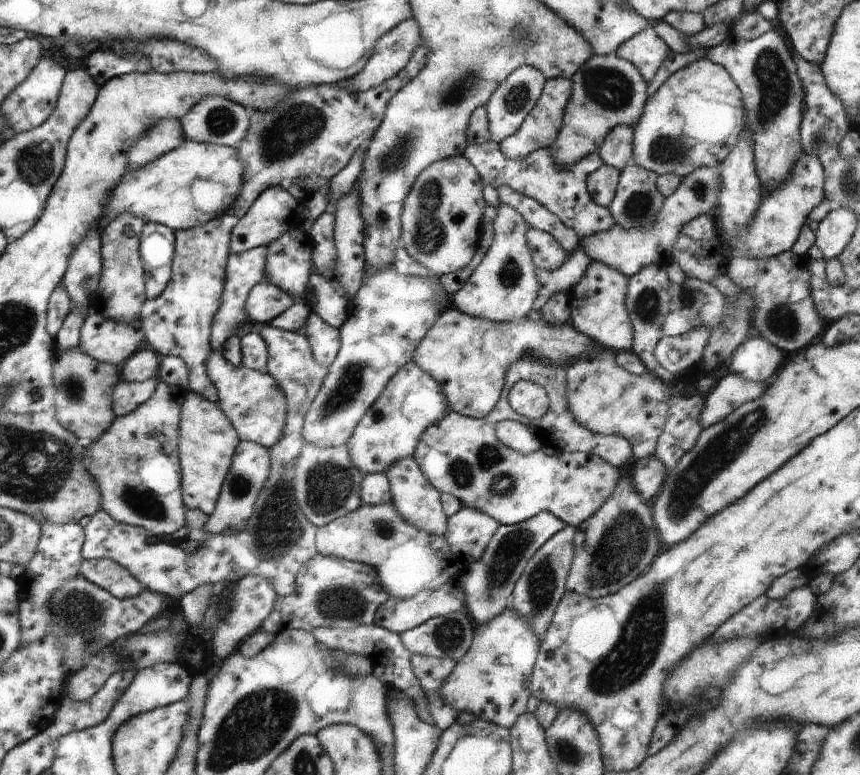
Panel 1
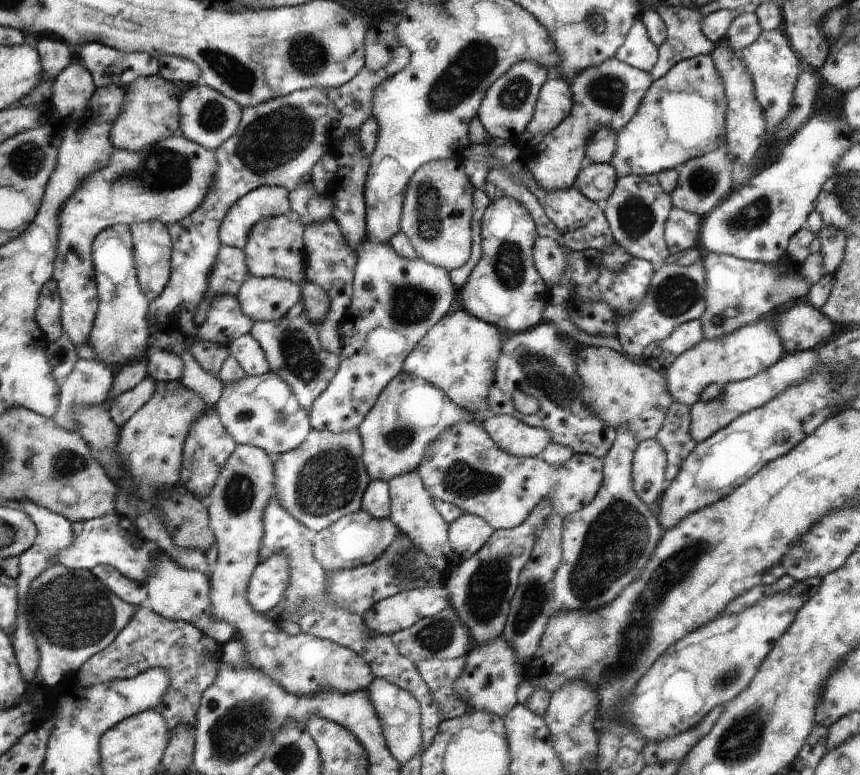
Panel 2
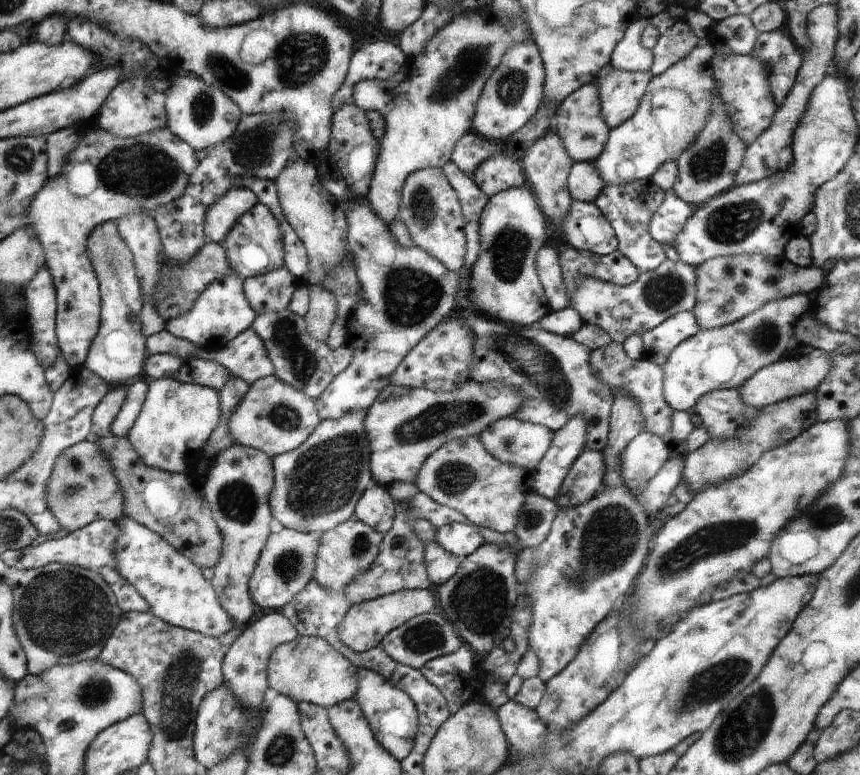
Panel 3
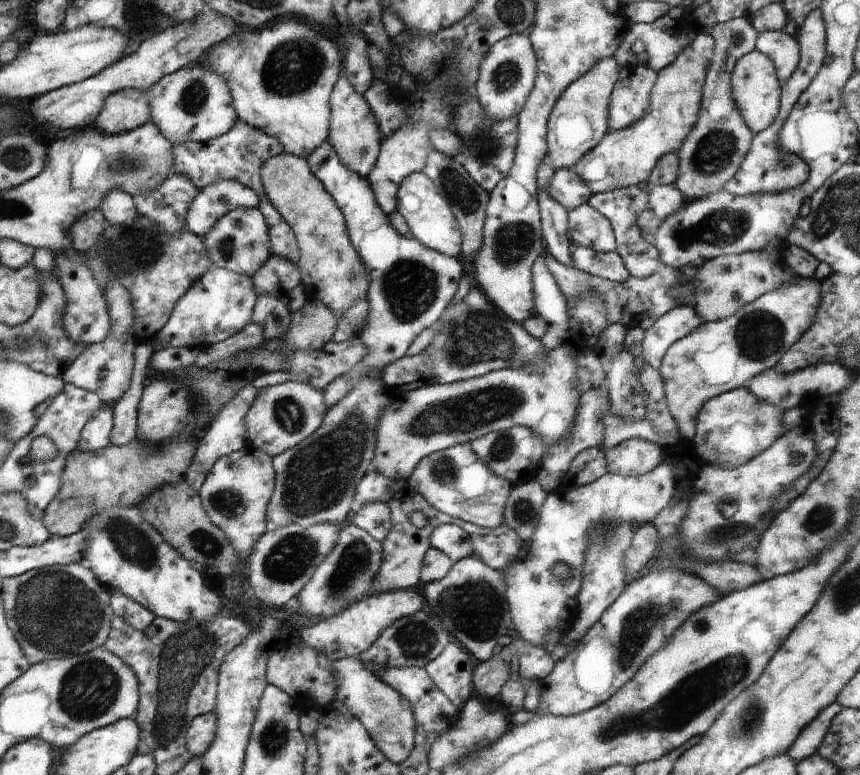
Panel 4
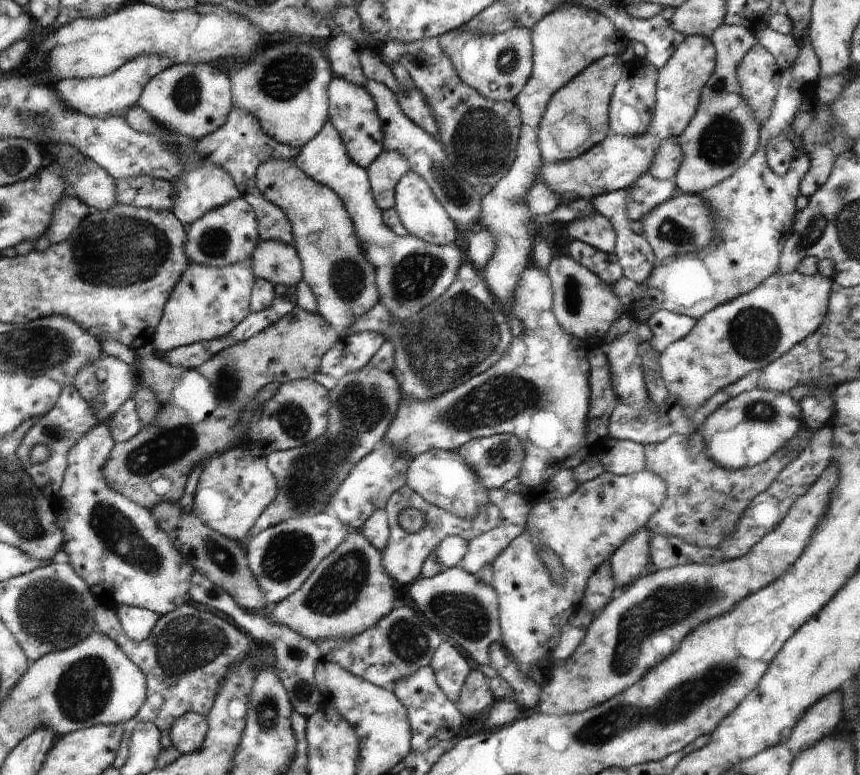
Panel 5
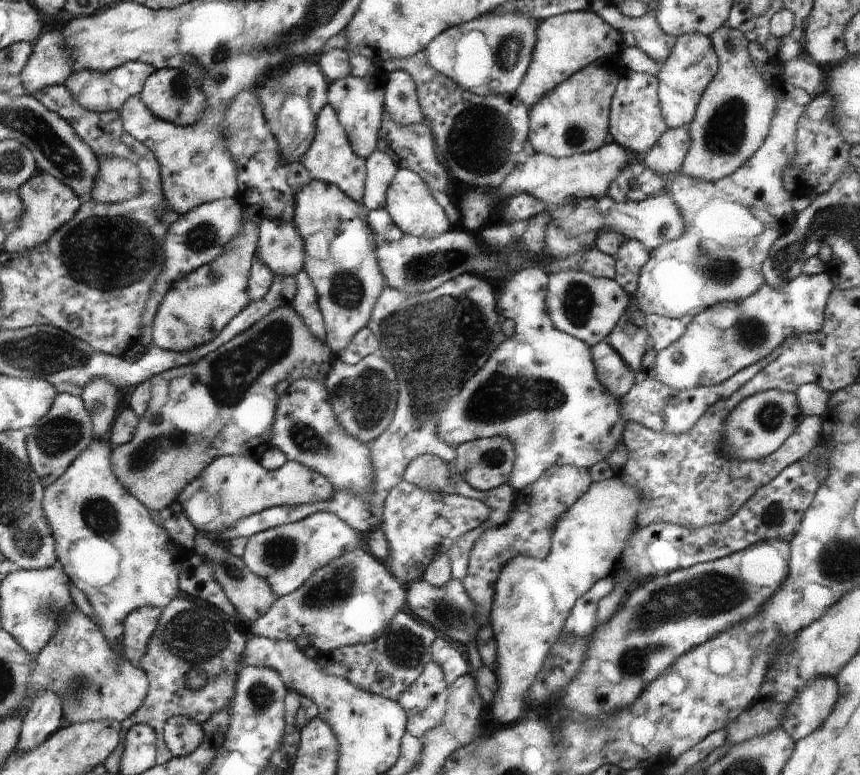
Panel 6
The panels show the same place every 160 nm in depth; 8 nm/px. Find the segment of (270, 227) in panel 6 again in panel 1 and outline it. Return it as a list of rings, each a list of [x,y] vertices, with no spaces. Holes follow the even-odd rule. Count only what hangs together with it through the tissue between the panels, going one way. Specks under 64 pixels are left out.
[[[264,280],[251,290],[246,302],[246,313],[253,322],[270,324],[272,318],[276,318],[290,306],[292,296],[288,296],[288,292],[277,287],[275,283]]]

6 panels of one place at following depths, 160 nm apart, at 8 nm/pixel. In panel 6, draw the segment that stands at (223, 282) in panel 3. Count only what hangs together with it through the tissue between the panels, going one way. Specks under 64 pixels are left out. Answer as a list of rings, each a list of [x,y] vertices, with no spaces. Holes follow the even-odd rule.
[[[244,209],[244,227],[228,244],[227,250],[215,261],[190,272],[166,292],[155,314],[153,338],[157,348],[172,352],[188,352],[208,345],[227,327],[232,318],[250,305],[250,277],[252,262],[258,252],[259,232]]]

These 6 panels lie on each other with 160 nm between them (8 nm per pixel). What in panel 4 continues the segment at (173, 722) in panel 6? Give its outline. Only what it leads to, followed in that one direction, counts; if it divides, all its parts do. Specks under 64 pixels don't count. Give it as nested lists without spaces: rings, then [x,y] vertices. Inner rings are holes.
[[[214,711],[202,714],[190,722],[187,727],[187,747],[192,756],[199,757],[207,752],[218,732],[218,715]]]

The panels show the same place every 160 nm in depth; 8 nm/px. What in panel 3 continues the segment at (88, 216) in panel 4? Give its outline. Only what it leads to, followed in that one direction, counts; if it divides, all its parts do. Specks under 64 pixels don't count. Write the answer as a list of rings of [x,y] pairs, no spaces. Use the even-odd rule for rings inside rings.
[[[112,221],[101,224],[88,235],[86,248],[92,268],[95,270],[97,281],[99,282],[101,313],[100,326],[96,336],[92,339],[85,364],[94,374],[100,375],[110,388],[118,385],[128,386],[132,378],[138,379],[140,374],[142,374],[142,367],[145,365],[145,360],[148,357],[147,346],[145,345],[147,338],[144,338],[142,334],[139,317],[144,304],[142,286],[140,286],[135,267],[135,257],[127,242],[119,233],[118,226]]]

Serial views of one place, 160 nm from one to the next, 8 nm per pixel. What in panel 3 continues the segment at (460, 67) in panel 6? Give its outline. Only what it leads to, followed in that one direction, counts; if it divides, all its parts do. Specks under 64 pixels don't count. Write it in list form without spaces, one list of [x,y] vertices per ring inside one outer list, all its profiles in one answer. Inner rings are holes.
[[[526,40],[513,44],[484,85],[475,110],[474,132],[489,141],[506,144],[508,138],[522,129],[541,107],[546,78],[546,64],[535,42]]]

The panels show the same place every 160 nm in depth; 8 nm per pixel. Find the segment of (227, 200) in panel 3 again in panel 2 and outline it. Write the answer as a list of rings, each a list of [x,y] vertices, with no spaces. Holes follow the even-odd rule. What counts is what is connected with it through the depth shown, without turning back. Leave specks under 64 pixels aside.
[[[260,186],[228,210],[223,225],[219,227],[219,240],[222,245],[243,250],[257,224],[266,218],[289,213],[291,202],[288,190],[276,186]]]

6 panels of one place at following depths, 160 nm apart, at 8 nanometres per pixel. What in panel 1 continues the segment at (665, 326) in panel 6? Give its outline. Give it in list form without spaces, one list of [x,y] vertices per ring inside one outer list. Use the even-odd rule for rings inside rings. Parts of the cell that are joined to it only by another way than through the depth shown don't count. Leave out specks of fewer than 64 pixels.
[[[709,328],[692,329],[681,335],[666,335],[653,348],[662,368],[673,375],[697,366],[711,335]]]

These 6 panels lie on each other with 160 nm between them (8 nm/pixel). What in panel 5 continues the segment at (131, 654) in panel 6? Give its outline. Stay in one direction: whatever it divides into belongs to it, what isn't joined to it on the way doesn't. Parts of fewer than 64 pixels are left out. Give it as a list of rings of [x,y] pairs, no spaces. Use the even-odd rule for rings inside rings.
[[[126,605],[118,607],[116,614],[119,615],[120,623],[122,623],[127,637],[134,642],[140,642],[148,638],[161,617],[157,612]]]

